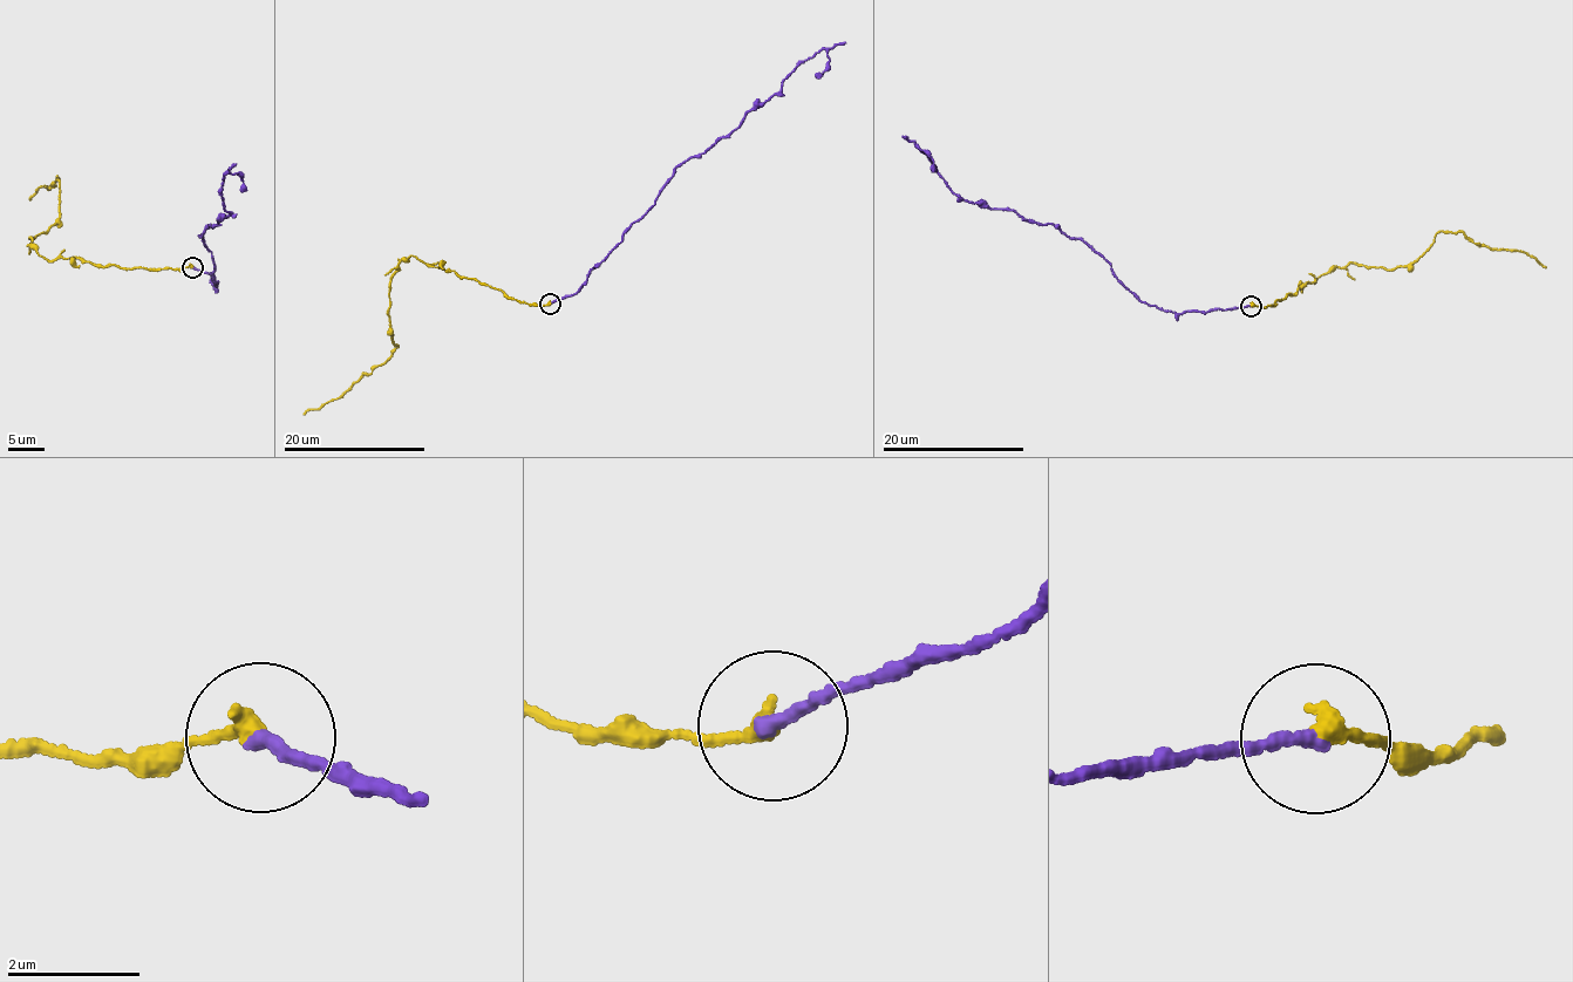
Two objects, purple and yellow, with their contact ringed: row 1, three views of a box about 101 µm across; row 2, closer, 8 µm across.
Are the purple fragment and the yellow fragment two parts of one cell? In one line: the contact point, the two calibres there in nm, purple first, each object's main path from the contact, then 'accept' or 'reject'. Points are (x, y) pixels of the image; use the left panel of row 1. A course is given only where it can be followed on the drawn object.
at (192, 267); 190 nm thick on the purple side, 280 nm on the other; purple runs (192, 267), (216, 284), (213, 260), (199, 236), (227, 218), (220, 192), (226, 174), (237, 172), (246, 191); yellow runs (192, 267), (104, 267), (72, 257), (39, 256), (31, 239), (49, 231), (60, 217), (59, 179), (28, 199); accept

